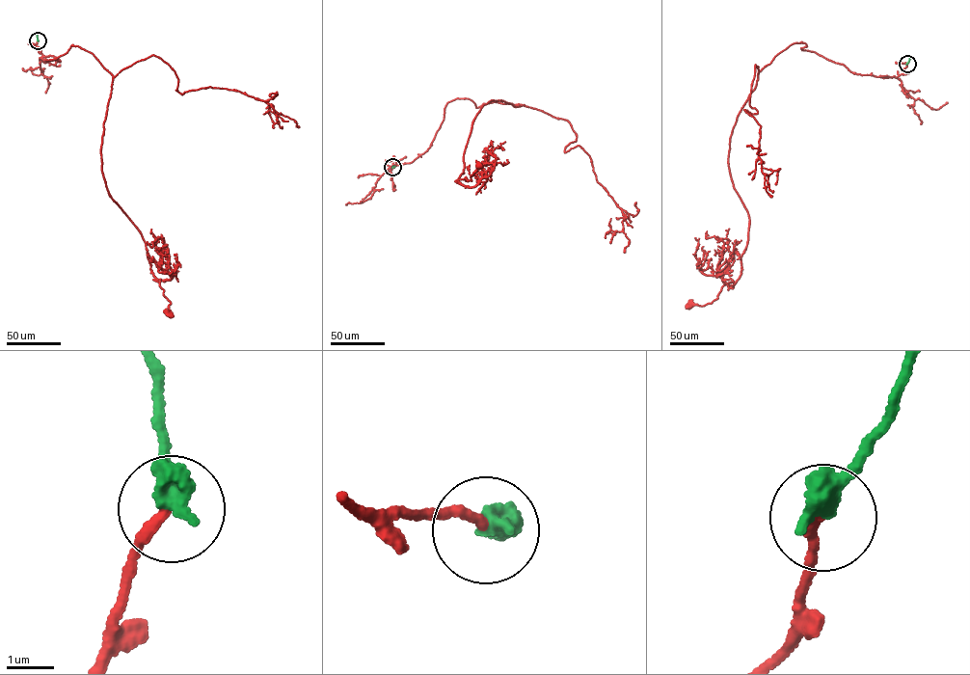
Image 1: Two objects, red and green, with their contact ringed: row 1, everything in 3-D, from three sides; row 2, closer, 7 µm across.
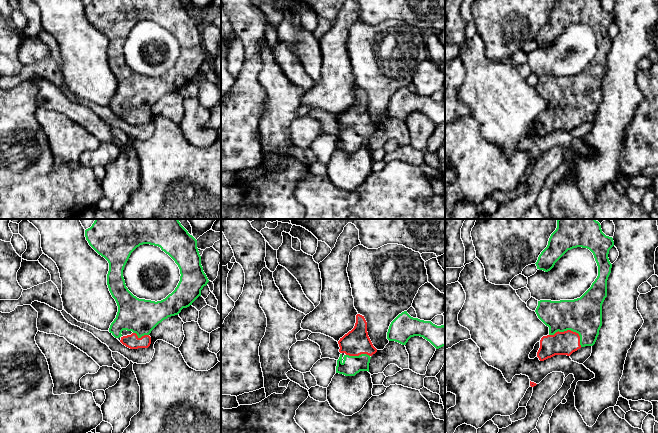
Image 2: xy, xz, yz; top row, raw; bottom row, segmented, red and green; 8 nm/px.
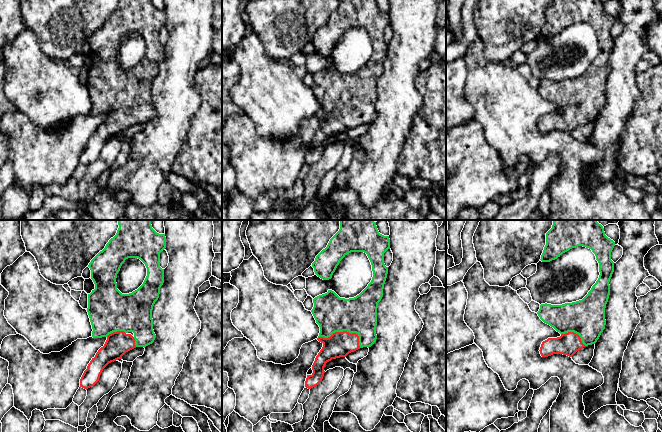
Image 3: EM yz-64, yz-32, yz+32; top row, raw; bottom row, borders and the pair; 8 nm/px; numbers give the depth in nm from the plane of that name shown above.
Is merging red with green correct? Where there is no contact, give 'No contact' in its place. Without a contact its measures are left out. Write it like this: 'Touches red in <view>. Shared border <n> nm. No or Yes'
Touches red in yz. Shared border 280 nm. Yes

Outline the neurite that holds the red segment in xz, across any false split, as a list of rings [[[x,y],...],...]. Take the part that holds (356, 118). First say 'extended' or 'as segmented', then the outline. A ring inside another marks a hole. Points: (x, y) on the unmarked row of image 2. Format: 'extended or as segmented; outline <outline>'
extended; outline [[[357,90],[354,104],[338,117],[340,133],[336,149],[355,152],[360,147],[369,148],[371,132],[377,128],[367,108],[364,92]]]

